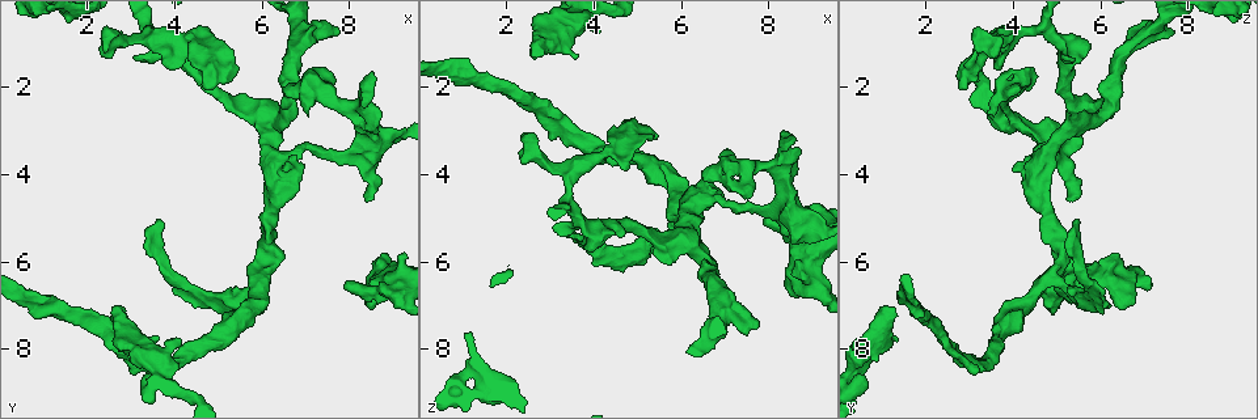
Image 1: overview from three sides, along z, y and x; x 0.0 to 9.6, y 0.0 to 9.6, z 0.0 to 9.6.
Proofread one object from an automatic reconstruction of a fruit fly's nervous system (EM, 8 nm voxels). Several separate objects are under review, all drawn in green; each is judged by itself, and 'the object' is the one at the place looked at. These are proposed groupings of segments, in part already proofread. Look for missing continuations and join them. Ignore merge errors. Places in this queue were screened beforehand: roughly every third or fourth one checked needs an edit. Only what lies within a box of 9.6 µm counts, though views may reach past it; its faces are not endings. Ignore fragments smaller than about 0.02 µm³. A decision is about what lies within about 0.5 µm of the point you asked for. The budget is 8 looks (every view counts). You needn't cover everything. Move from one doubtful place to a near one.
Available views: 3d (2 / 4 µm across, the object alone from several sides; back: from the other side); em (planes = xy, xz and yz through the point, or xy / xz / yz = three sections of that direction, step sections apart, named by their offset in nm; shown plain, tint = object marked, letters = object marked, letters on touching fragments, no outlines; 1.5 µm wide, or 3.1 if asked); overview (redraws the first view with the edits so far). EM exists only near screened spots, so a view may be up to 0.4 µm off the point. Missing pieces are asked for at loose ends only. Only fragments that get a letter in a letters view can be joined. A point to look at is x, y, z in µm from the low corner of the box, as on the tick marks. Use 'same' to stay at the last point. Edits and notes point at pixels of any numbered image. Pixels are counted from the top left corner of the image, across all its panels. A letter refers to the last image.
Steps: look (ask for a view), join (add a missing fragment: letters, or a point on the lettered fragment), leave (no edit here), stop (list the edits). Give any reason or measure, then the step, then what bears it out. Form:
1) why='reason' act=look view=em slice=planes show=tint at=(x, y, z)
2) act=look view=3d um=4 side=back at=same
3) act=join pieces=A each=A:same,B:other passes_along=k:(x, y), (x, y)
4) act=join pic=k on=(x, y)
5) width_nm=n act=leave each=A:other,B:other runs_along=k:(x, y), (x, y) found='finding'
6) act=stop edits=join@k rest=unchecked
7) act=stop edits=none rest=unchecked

why='stops while still wide' act=look view=em slice=yz step=4 show=tint at=(2.80, 7.05, 1.30)

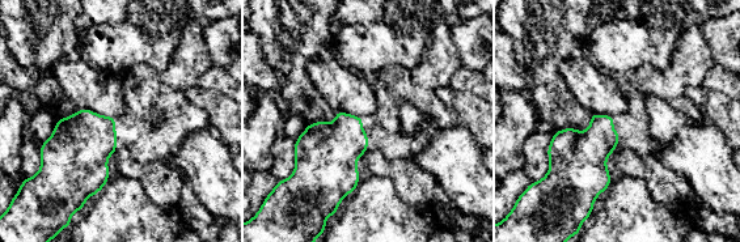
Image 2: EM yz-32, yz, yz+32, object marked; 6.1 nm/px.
act=look view=em slice=planes show=letters at=same

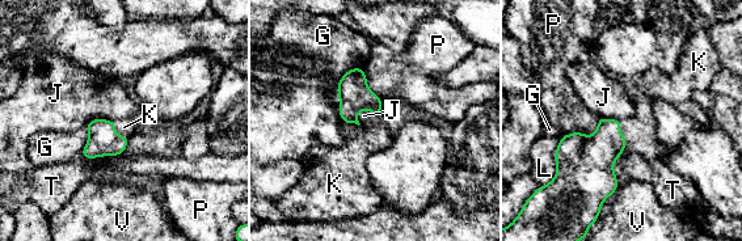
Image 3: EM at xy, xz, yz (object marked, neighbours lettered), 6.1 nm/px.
longest_contact=P:260nm act=join pic=3 on=(640, 130) each=G:other,J:other,K:same,L:other,P:other,T:other,V:other passes_along=3:(590, 160), (622, 134), (640, 130) found='it goes on there'

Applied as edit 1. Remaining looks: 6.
why='free end' act=look view=3d um=4 at=(7.80, 0.80, 7.55)

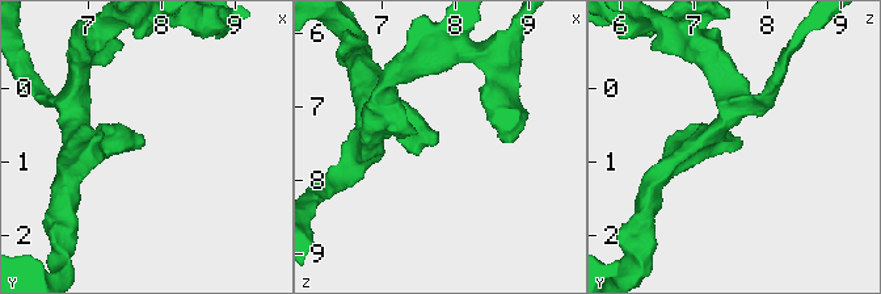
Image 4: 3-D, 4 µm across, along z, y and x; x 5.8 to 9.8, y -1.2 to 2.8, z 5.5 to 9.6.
why='now the EM' act=look view=em slice=xz step=4 show=plain at=(7.75, 0.70, 7.55)

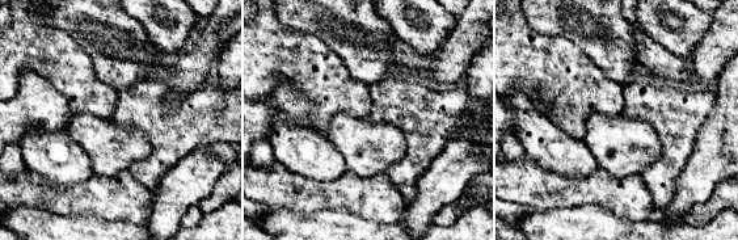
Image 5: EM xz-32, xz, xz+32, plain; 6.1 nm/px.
act=look view=em slice=xz step=4 show=letters at=same

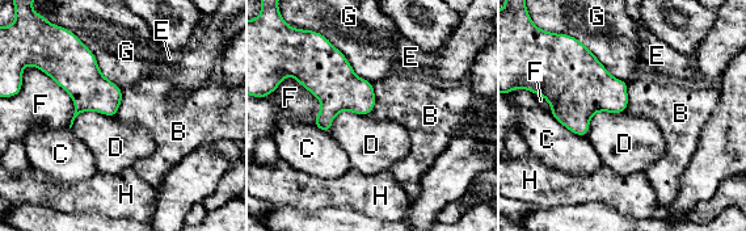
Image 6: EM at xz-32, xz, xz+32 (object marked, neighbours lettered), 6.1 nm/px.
act=leave each=B:other,C:other,D:other,E:other,F:other,G:other,H:other border=6:(626, 109), (597, 112), (585, 135) found='no lettered fragment goes on from it'

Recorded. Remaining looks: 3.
why='an open end' act=look view=3d um=4 at=(8.55, 2.20, 3.10)

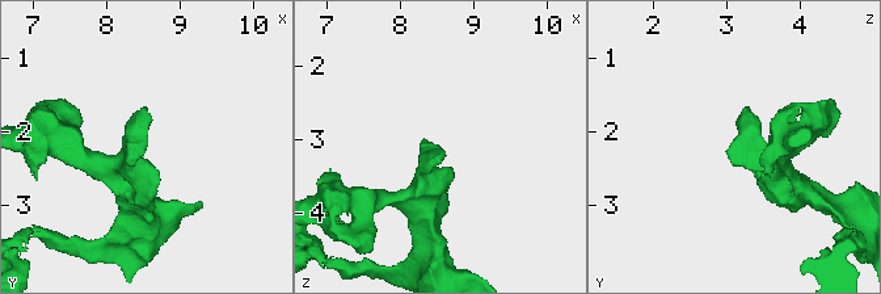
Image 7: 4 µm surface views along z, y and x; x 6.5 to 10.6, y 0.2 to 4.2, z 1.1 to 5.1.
why='now the EM' act=look view=em slice=xy step=8 show=tint at=(8.50, 2.15, 3.10)

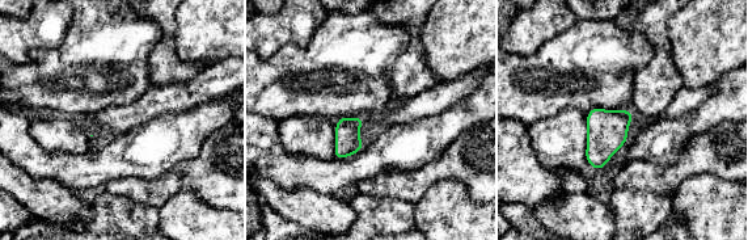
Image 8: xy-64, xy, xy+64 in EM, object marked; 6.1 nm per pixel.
why='another direction' act=look view=em slice=yz step=8 show=letters at=same

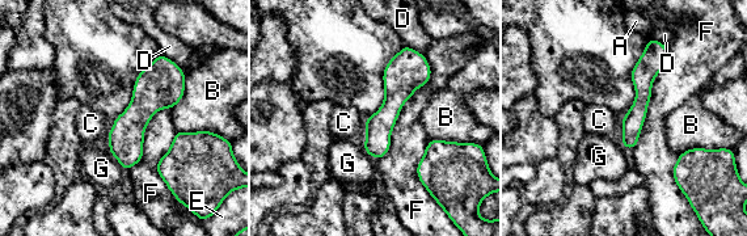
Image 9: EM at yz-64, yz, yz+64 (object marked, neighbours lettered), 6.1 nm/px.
longest_contact=F:700nm act=leave each=A:other,B:other,C:other,D:other,E:other,F:other,G:other border=9:(425, 55), (430, 79), (379, 160) found='none of them fits'

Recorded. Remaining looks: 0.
act=stop edits=join@3 rest=unchecked

